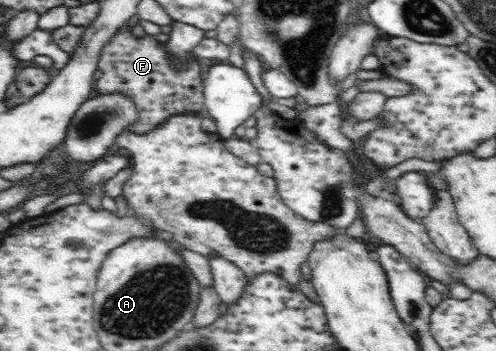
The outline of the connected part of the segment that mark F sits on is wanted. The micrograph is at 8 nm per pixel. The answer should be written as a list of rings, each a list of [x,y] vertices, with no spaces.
[[[122,23],[109,37],[110,40],[102,46],[96,63],[95,70],[100,72],[100,78],[93,84],[93,96],[120,95],[131,100],[133,109],[136,111],[136,120],[134,124],[128,125],[126,130],[134,135],[149,135],[154,128],[160,127],[170,118],[196,115],[200,110],[204,110],[202,94],[204,66],[201,58],[194,52],[187,52],[183,57],[174,56],[167,49],[166,43],[158,42],[151,34],[134,36],[127,23]]]

